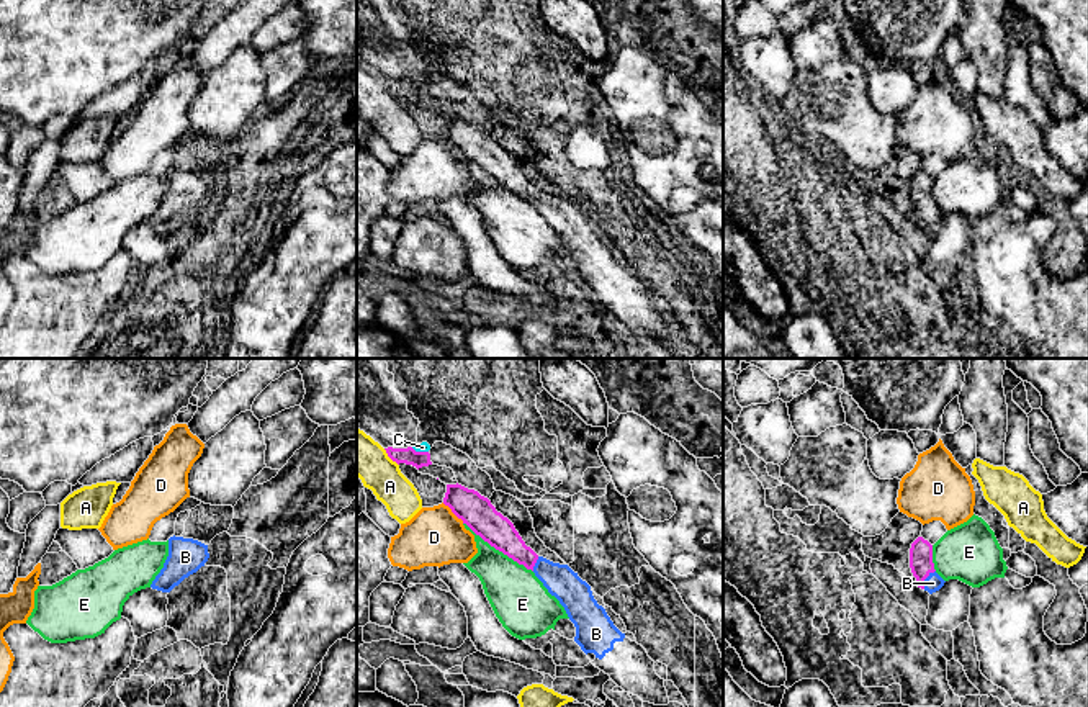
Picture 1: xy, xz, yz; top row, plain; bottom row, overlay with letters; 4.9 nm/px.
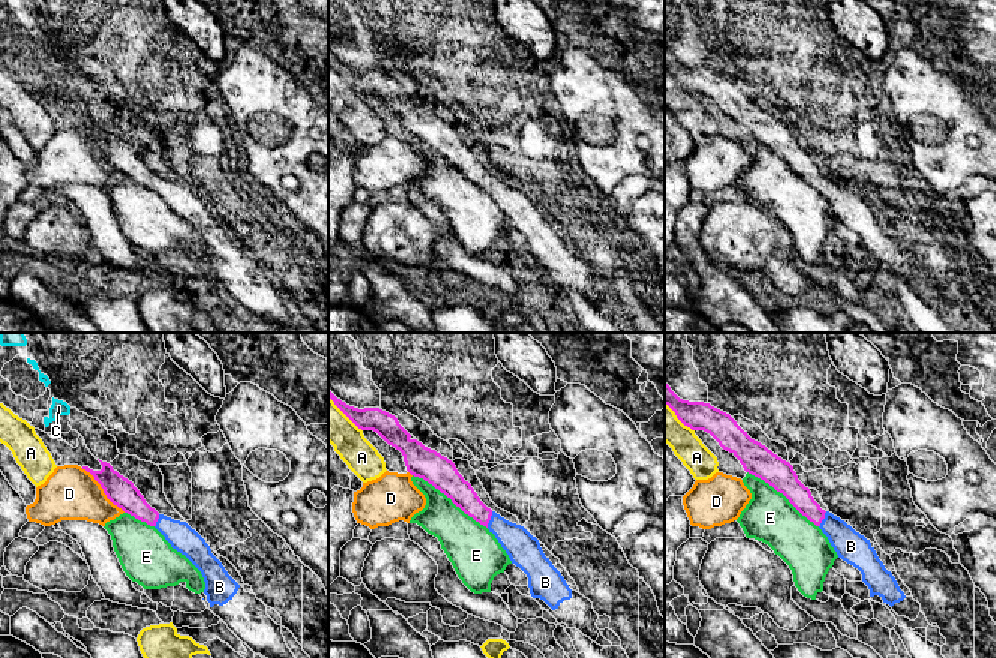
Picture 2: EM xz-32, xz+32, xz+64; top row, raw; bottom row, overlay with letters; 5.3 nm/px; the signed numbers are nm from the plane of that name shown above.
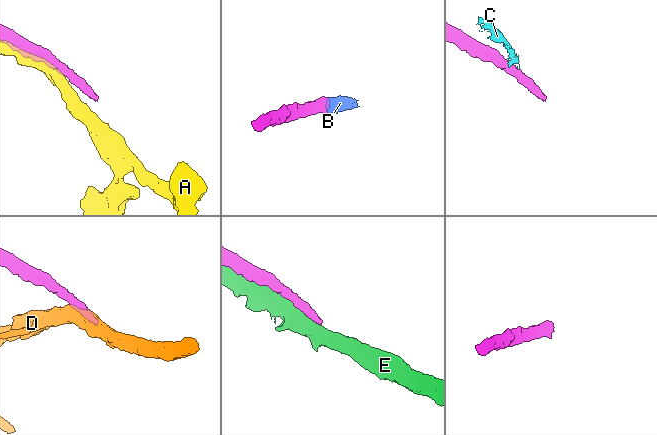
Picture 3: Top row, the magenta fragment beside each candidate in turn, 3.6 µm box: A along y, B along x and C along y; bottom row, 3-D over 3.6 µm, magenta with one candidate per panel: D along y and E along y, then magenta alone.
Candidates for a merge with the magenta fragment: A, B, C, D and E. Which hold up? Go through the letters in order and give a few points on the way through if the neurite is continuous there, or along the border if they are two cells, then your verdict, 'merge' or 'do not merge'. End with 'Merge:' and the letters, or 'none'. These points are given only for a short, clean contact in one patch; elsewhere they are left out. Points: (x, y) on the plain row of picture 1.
A: do not merge
B: runs through yz (921, 197), (925, 211), (933, 216); merge
C: border along xz (411, 81), (427, 85); do not merge
D: border along xz (442, 136), (463, 156); do not merge
E: do not merge
Merge: B

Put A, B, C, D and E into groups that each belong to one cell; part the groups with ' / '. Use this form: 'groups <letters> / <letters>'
groups A / B / C / D / E

